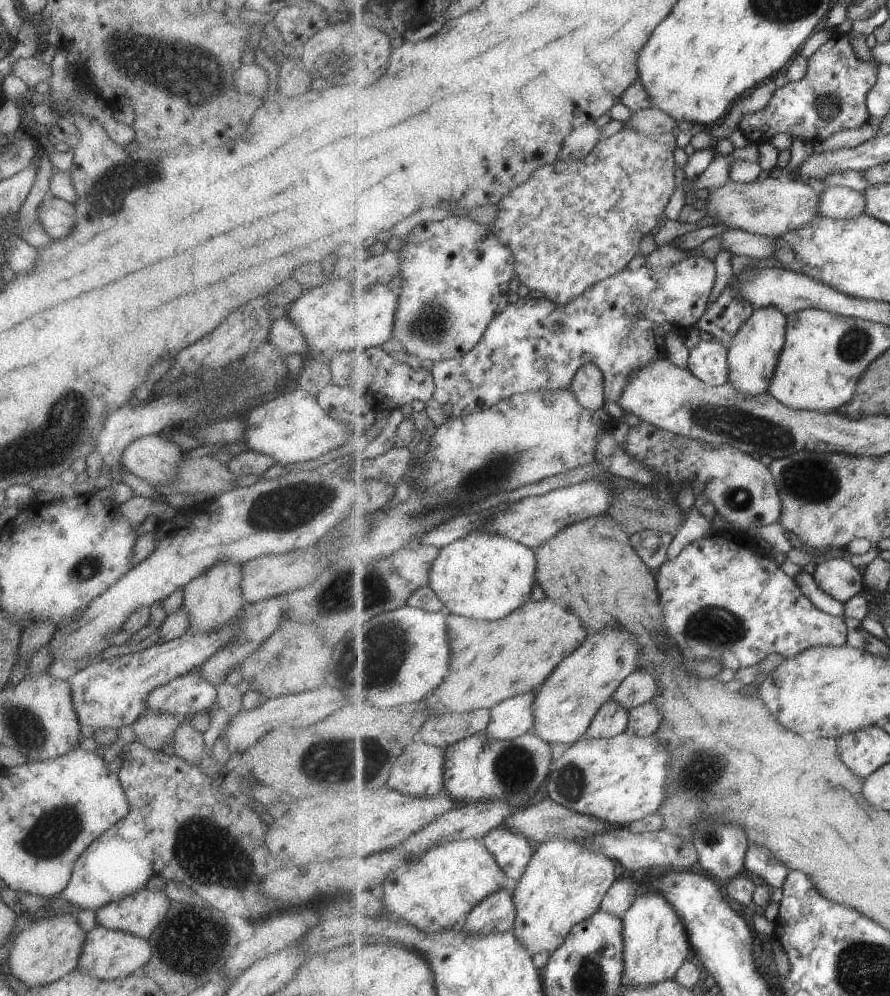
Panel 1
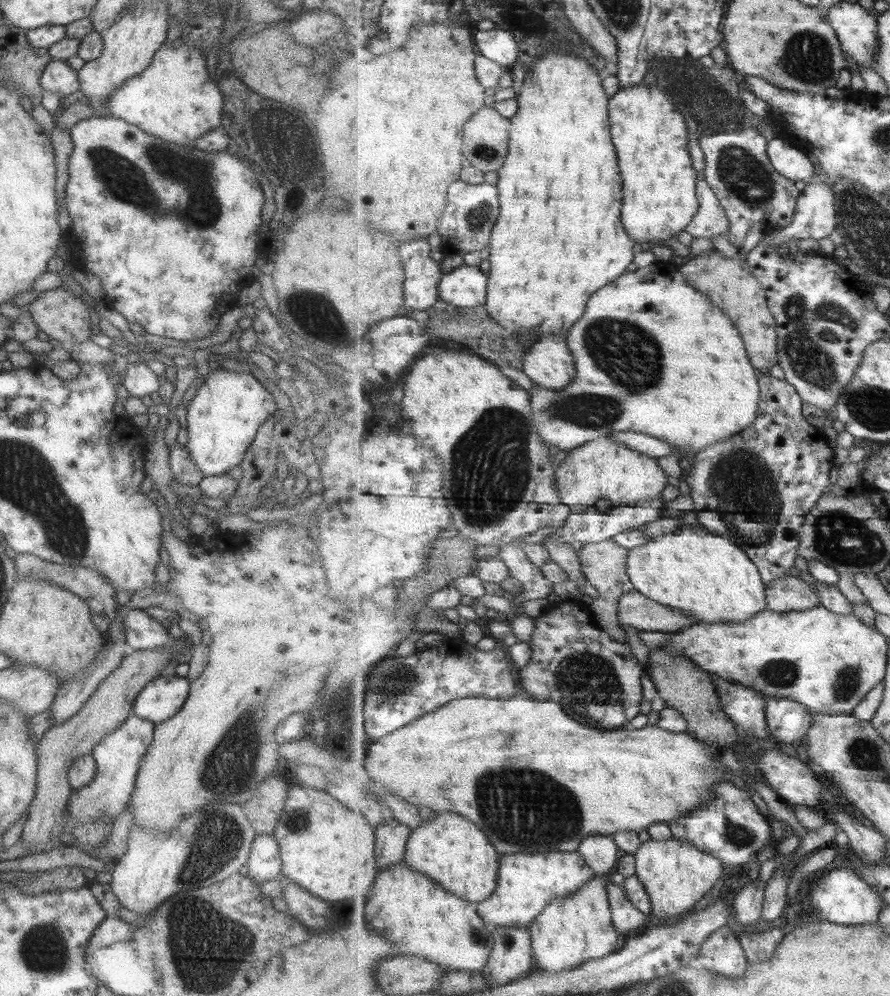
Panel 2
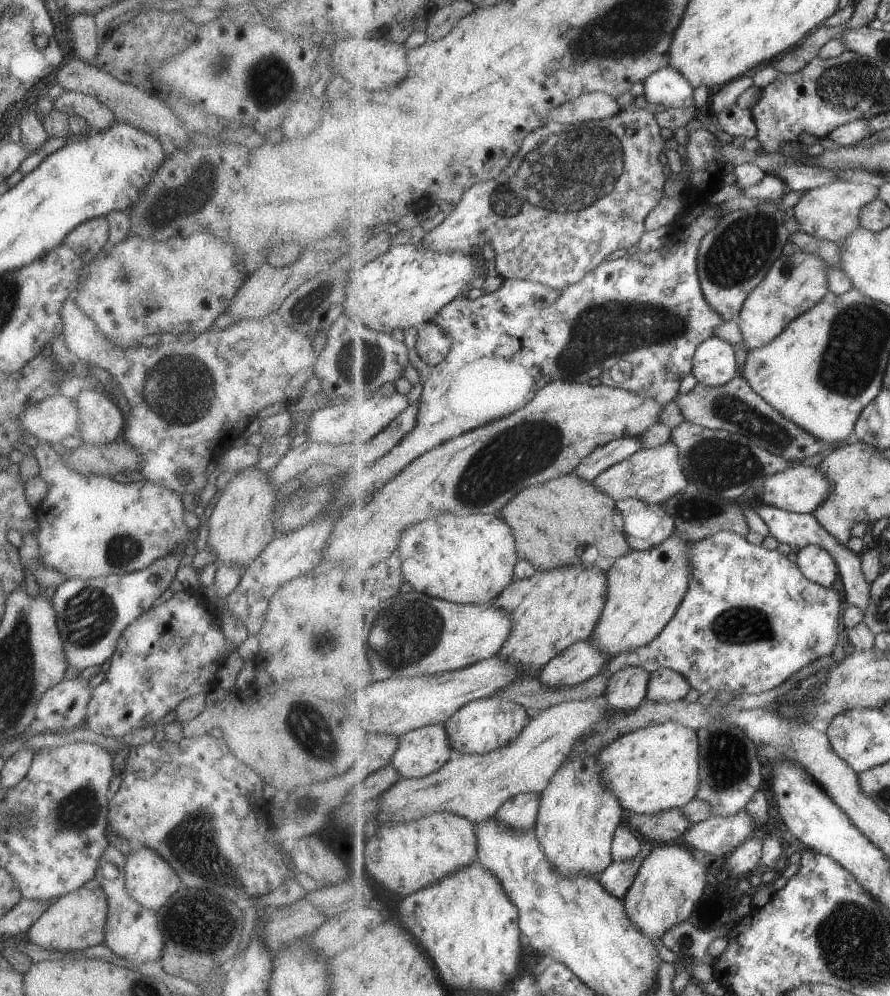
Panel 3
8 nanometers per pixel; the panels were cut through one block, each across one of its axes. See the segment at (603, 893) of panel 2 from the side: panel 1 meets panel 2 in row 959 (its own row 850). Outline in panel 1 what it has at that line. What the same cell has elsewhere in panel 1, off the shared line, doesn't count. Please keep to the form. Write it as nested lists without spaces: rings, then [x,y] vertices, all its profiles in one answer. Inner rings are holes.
[[[557,838],[535,845],[531,862],[514,890],[513,900],[517,907],[517,918],[516,926],[512,929],[513,934],[517,935],[523,946],[527,946],[529,954],[534,956],[547,952],[552,955],[565,944],[576,924],[587,920],[602,908],[605,895],[618,879],[615,870],[617,870],[615,860],[611,860],[603,852],[593,852],[591,848],[583,846],[580,839]]]

